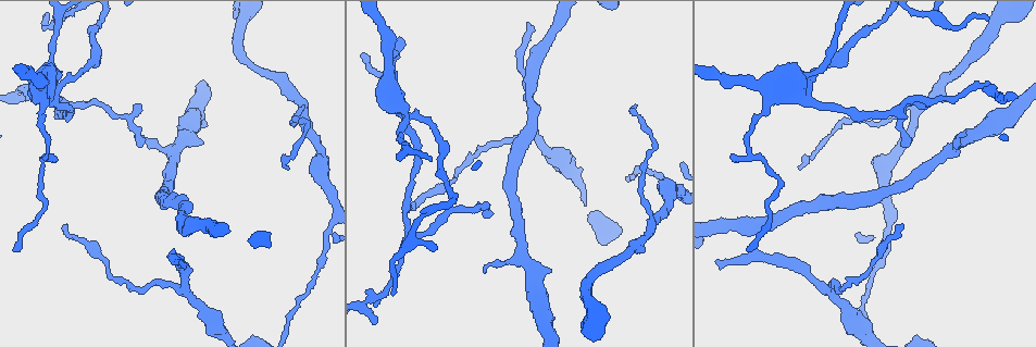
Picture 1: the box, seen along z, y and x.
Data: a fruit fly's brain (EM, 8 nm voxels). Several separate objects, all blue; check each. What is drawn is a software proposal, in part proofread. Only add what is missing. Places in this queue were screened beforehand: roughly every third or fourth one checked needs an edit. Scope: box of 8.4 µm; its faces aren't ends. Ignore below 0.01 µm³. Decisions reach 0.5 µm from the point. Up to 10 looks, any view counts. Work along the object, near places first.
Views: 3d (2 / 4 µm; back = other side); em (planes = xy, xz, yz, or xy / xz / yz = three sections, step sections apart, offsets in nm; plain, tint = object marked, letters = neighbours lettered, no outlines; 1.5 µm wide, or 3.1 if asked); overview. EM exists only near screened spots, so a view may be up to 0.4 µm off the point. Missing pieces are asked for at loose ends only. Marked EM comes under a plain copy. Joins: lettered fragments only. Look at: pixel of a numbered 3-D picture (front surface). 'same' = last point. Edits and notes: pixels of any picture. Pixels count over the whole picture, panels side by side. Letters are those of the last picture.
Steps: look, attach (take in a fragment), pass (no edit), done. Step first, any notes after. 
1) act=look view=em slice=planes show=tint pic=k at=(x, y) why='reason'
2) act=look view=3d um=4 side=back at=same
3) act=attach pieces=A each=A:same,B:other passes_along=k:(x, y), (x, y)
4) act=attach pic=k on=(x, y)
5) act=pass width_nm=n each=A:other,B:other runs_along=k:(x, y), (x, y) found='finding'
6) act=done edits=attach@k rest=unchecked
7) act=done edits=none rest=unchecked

act=look view=em slice=planes show=tint pic=1 at=(635, 103) why='tapers out'

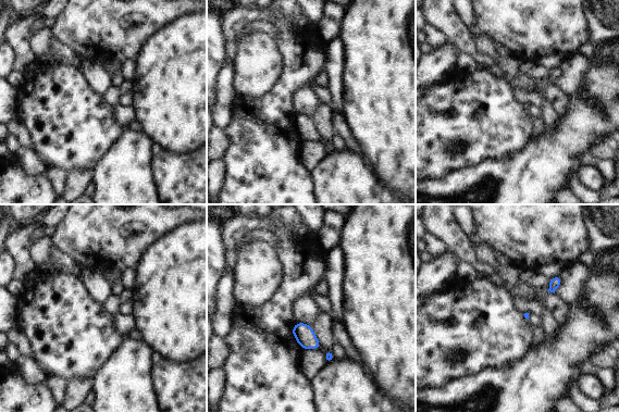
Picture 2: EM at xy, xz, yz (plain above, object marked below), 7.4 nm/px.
act=look view=em slice=planes show=letters at=same

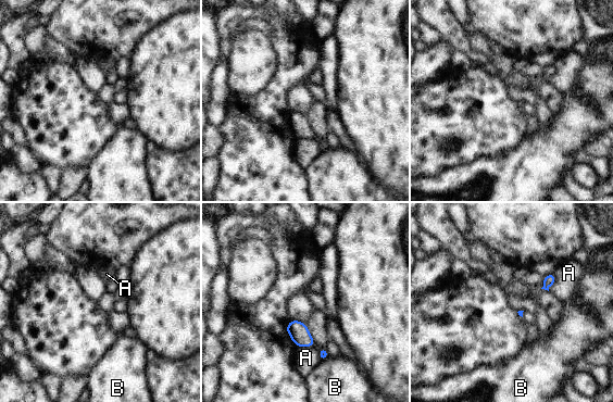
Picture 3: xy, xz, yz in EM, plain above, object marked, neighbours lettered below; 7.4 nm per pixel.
act=pass each=A:other,B:other border=3:(304, 324), (314, 342), (313, 347) found='no lettered fragment goes on from it'

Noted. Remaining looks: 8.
act=look view=em slice=xy step=4 show=tint pic=1 at=(529, 25) why='tapers out'

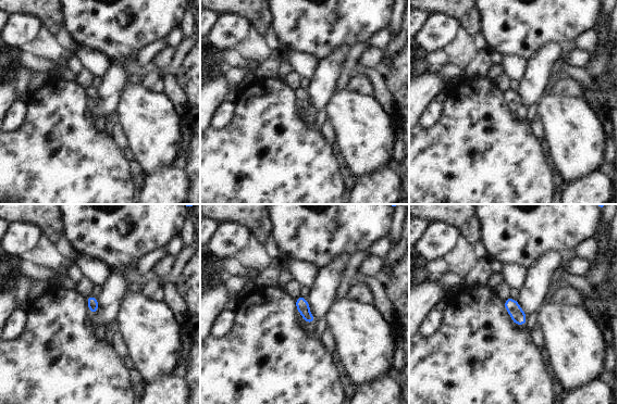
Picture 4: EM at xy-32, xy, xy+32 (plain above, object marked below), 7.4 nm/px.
act=look view=em slice=planes show=letters at=same

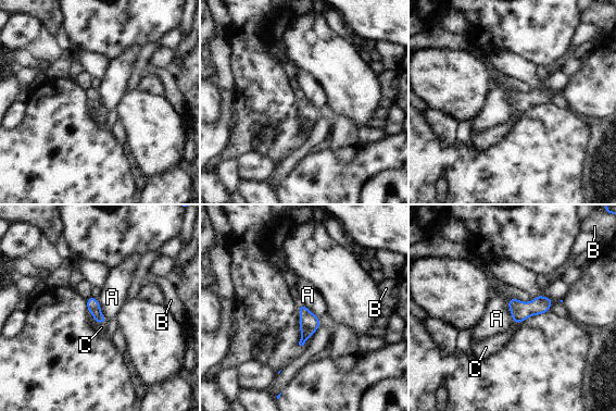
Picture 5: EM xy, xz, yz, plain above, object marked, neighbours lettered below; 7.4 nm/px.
act=attach pieces=C longest_contact=A:180nm each=A:other,B:other,C:same passes_along=5:(92, 304), (101, 323), (101, 327) found='it goes on there'

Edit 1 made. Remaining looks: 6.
act=look view=overview why='redraw'

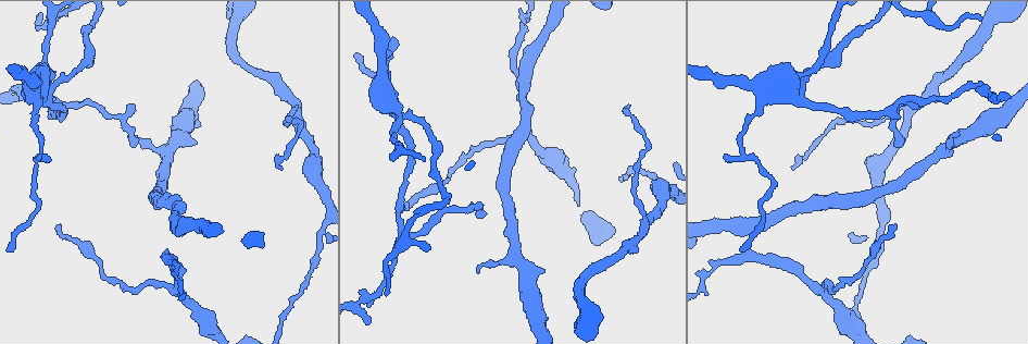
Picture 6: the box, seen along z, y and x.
act=look view=3d um=2 pic=6 at=(408, 210) why='end of a long branch'

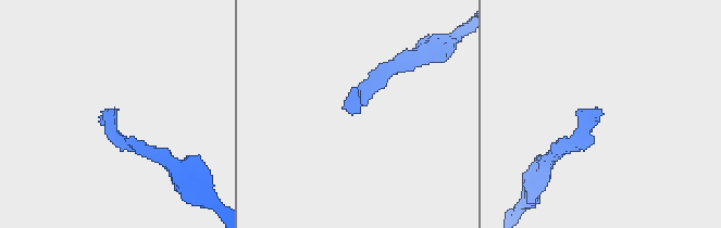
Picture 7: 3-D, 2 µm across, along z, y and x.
act=look view=em slice=planes show=letters pic=7 at=(600, 109)

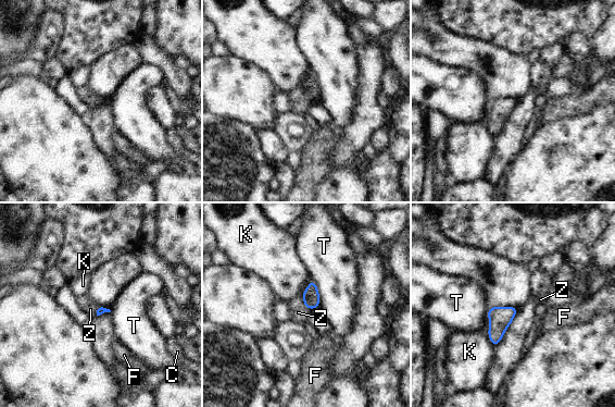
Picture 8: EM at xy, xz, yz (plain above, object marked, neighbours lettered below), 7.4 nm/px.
act=attach pieces=Z each=C:other,F:other,K:other,T:other,Z:same passes_along=8:(311, 296), (304, 305), (298, 312) found='it goes on there'

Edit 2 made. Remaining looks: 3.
act=look view=em slice=xz step=8 show=letters pic=6 at=(482, 206) why='branch stops here'

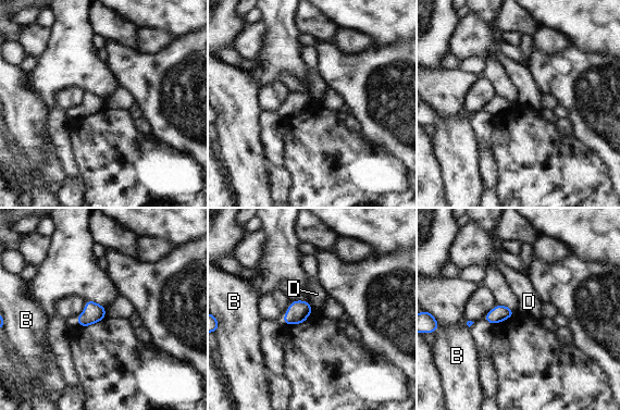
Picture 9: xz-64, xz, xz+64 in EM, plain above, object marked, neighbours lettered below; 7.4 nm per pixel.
act=pass each=B:other,D:other border=9:(307, 300), (313, 310) found='no lettered fragment goes on from it'

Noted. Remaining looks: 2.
act=look view=em slice=planes show=letters pic=6 at=(1011, 97) why='tapers out'

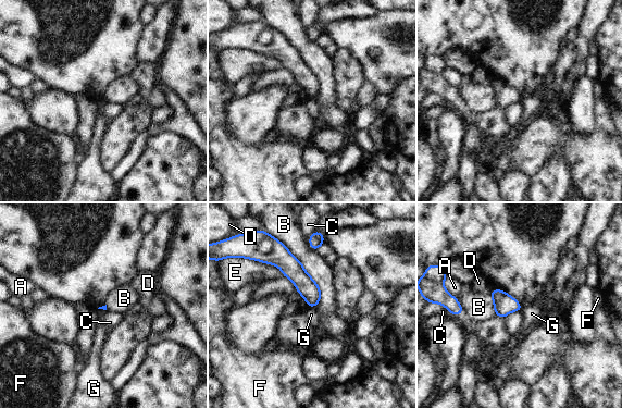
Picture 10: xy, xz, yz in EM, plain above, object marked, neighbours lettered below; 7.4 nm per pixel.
act=pass longest_contact=B:550nm each=A:other,B:other,C:other,D:other,E:other,F:other,G:other border=10:(307, 306), (313, 308) found='none of them fits'

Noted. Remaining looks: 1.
act=done edits=attach@5,attach@8 rest=unchecked

